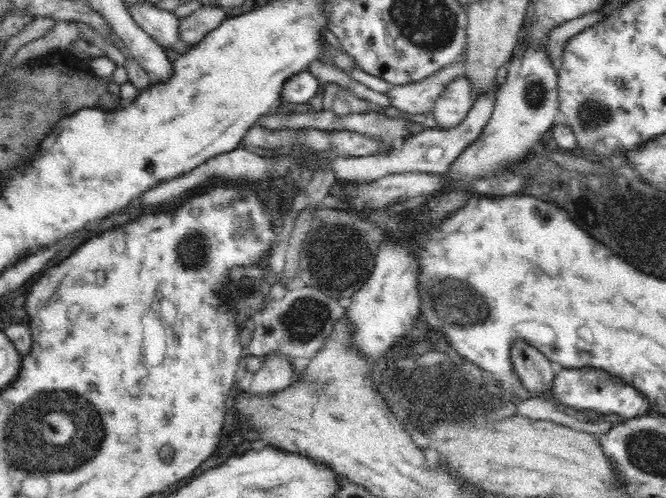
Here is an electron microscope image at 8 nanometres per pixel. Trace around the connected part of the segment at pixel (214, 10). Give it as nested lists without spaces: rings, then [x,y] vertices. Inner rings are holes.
[[[218,4],[204,5],[189,16],[180,18],[179,39],[188,47],[193,47],[227,18],[228,12]]]

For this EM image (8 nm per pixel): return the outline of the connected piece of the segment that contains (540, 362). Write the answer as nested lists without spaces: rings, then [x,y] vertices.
[[[522,340],[510,346],[510,356],[513,370],[522,380],[522,387],[534,397],[550,396],[555,380],[550,360],[546,360],[535,346]]]

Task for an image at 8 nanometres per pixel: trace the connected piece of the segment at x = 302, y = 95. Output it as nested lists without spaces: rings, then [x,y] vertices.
[[[309,71],[293,74],[283,84],[281,90],[281,102],[291,102],[292,104],[317,102],[320,94],[320,82]]]

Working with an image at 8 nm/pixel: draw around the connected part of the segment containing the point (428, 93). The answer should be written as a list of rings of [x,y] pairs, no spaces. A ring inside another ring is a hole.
[[[458,57],[446,68],[438,69],[418,82],[394,85],[386,95],[391,104],[402,112],[424,114],[433,110],[435,100],[442,91],[458,76],[465,76],[466,57]]]

